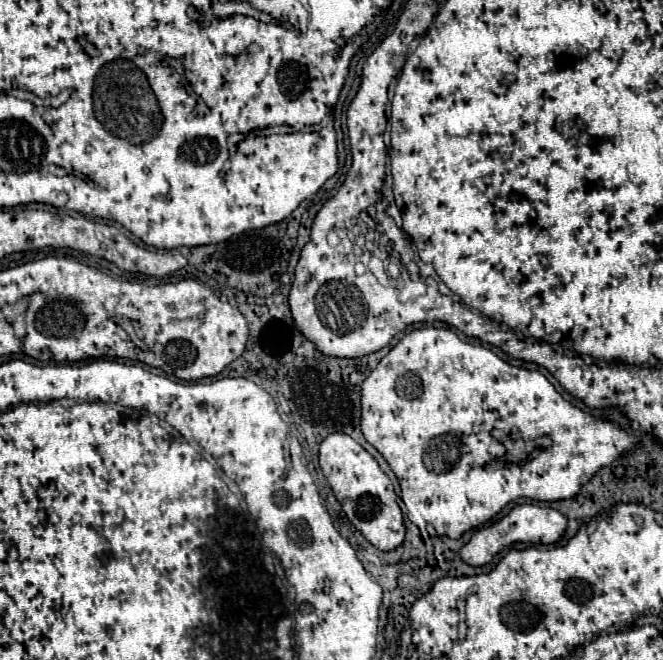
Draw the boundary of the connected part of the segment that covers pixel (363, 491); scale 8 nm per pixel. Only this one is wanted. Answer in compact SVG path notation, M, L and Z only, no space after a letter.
M335 432L329 434L319 448L319 466L335 492L343 512L347 514L349 522L379 550L393 550L405 538L405 526L401 508L397 506L397 496L393 490L391 480L379 468L377 460L359 446L351 436Z

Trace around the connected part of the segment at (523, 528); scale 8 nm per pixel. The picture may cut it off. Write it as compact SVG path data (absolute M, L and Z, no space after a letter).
M517 504L507 516L503 516L499 522L493 522L489 526L483 526L473 532L471 540L459 550L459 556L463 562L471 566L485 566L491 562L491 558L505 546L513 542L529 542L529 544L553 544L561 538L565 532L567 518L549 506L537 506L537 504Z

